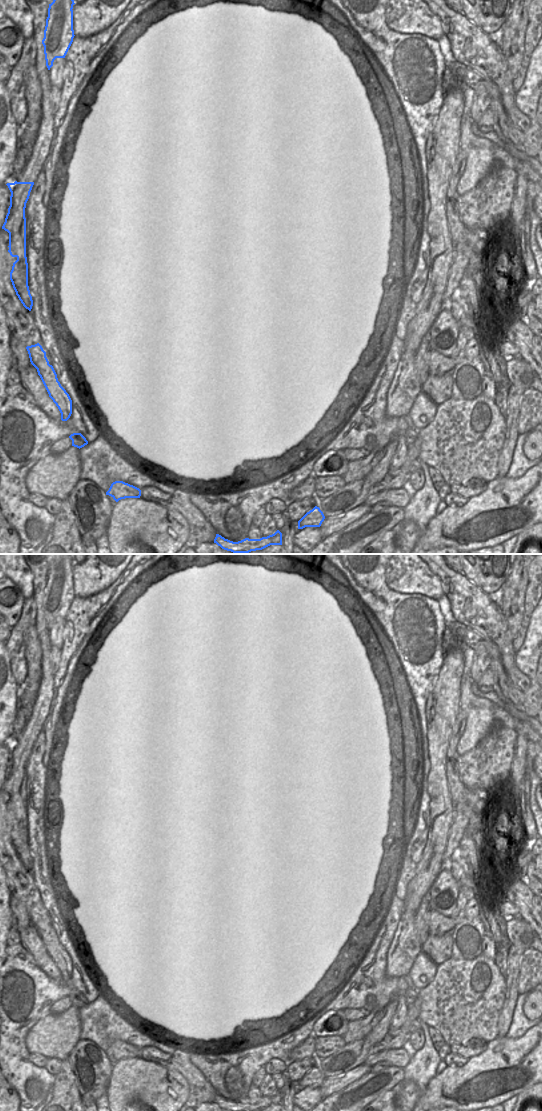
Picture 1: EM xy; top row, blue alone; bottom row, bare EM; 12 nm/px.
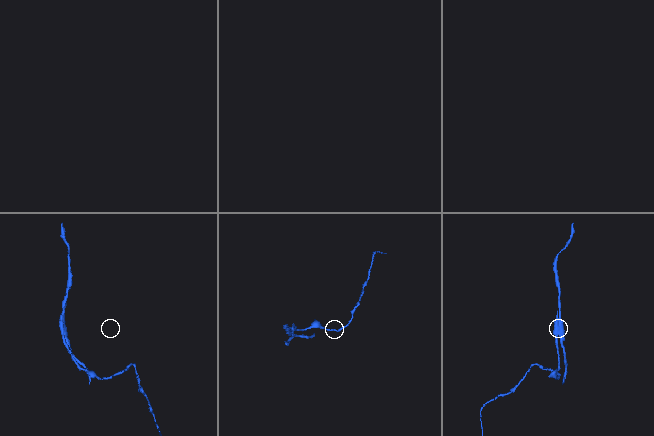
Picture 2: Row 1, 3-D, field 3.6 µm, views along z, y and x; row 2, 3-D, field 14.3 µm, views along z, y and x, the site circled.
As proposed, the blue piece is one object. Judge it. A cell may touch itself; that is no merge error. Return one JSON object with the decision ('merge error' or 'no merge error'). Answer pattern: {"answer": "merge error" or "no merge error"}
{"answer": "merge error"}

